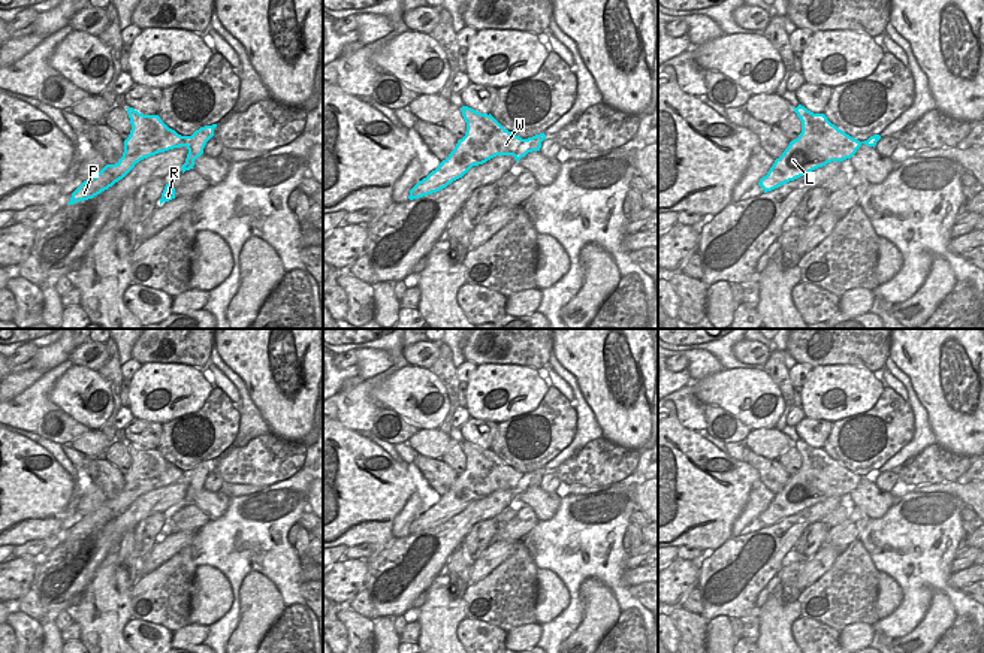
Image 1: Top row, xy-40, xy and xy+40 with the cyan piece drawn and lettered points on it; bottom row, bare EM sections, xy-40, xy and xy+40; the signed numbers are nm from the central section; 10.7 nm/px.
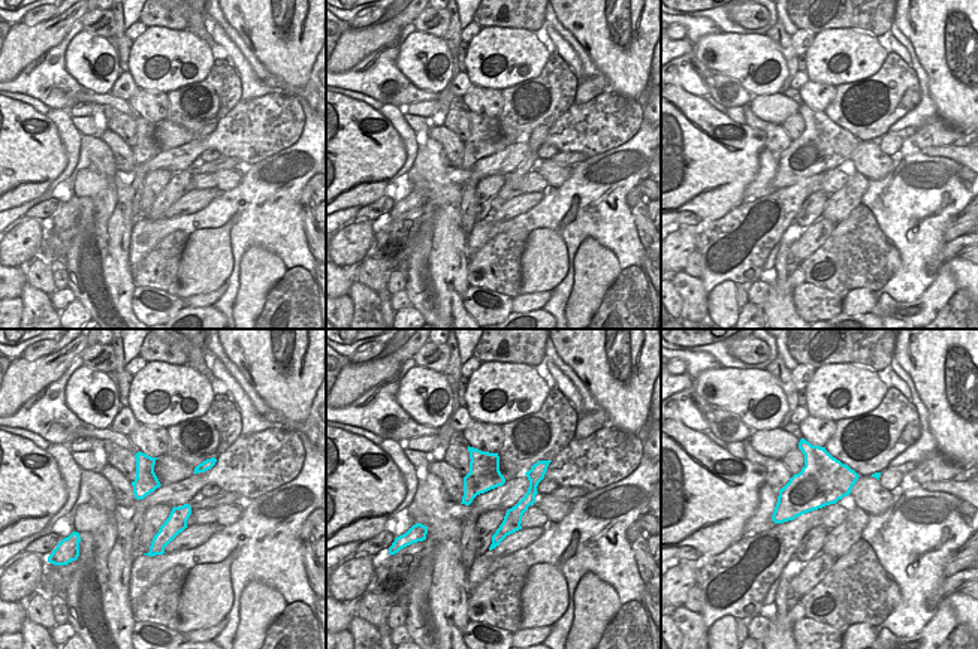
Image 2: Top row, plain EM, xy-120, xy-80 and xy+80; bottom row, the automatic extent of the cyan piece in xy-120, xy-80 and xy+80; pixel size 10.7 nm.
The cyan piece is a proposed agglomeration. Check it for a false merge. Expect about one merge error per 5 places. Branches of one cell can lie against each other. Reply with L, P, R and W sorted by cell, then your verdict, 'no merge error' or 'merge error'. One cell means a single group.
L P W / R | merge error

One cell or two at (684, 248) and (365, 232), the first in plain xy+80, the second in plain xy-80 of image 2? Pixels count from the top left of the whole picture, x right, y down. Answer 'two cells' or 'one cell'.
one cell

